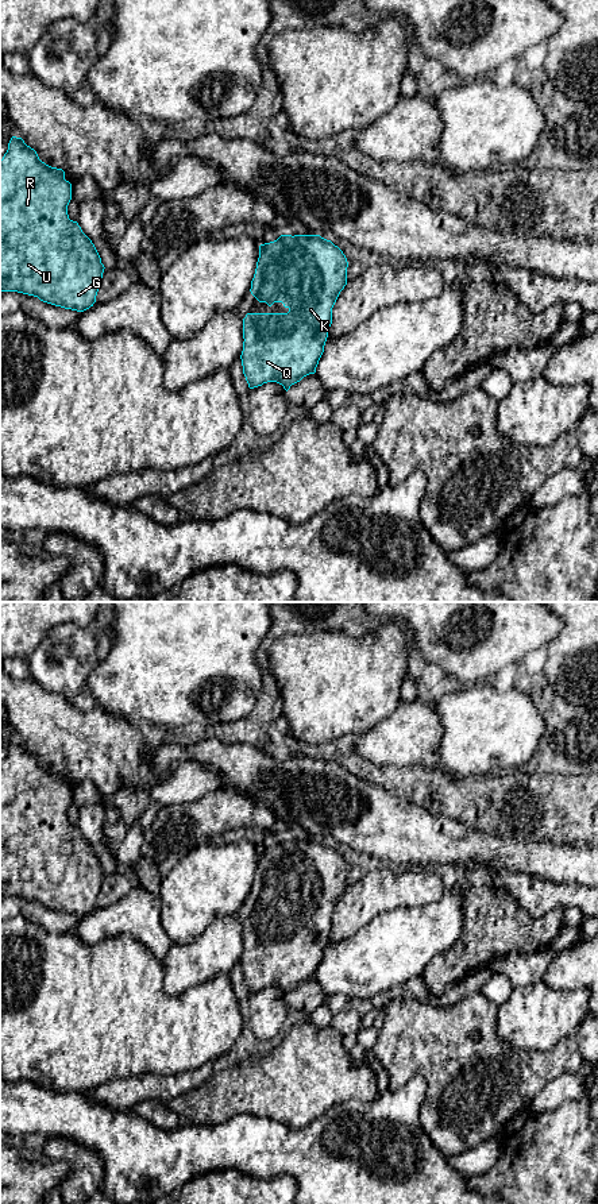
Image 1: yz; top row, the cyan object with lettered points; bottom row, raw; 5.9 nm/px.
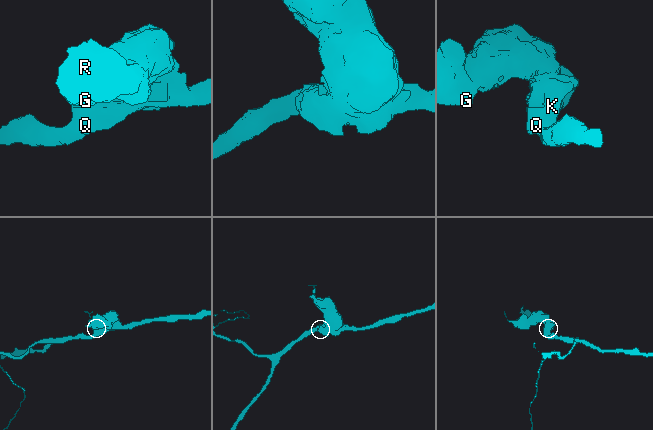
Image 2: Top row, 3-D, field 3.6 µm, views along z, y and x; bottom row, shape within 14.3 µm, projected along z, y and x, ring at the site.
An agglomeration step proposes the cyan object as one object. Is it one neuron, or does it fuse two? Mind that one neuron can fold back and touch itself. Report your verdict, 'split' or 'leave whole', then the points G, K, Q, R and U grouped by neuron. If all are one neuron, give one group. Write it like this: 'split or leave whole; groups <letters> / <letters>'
leave whole; groups G K Q R U

